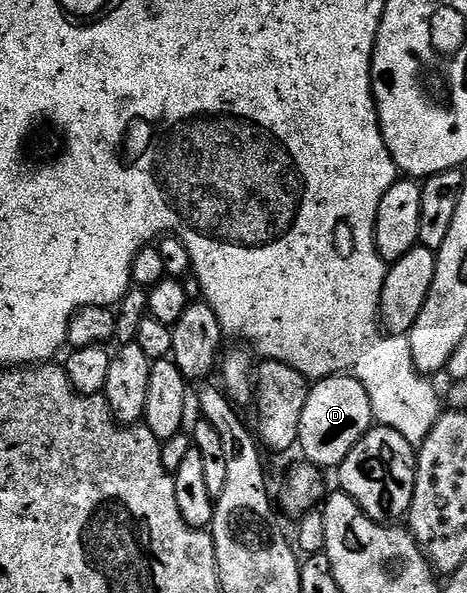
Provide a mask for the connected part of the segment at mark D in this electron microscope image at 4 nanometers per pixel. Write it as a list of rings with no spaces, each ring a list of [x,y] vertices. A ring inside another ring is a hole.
[[[332,375],[326,379],[316,380],[309,388],[307,405],[303,405],[303,417],[299,417],[299,451],[304,458],[312,463],[314,467],[322,469],[340,468],[342,461],[359,445],[359,441],[374,426],[373,410],[371,409],[371,397],[367,397],[367,389],[355,377],[350,375]]]

